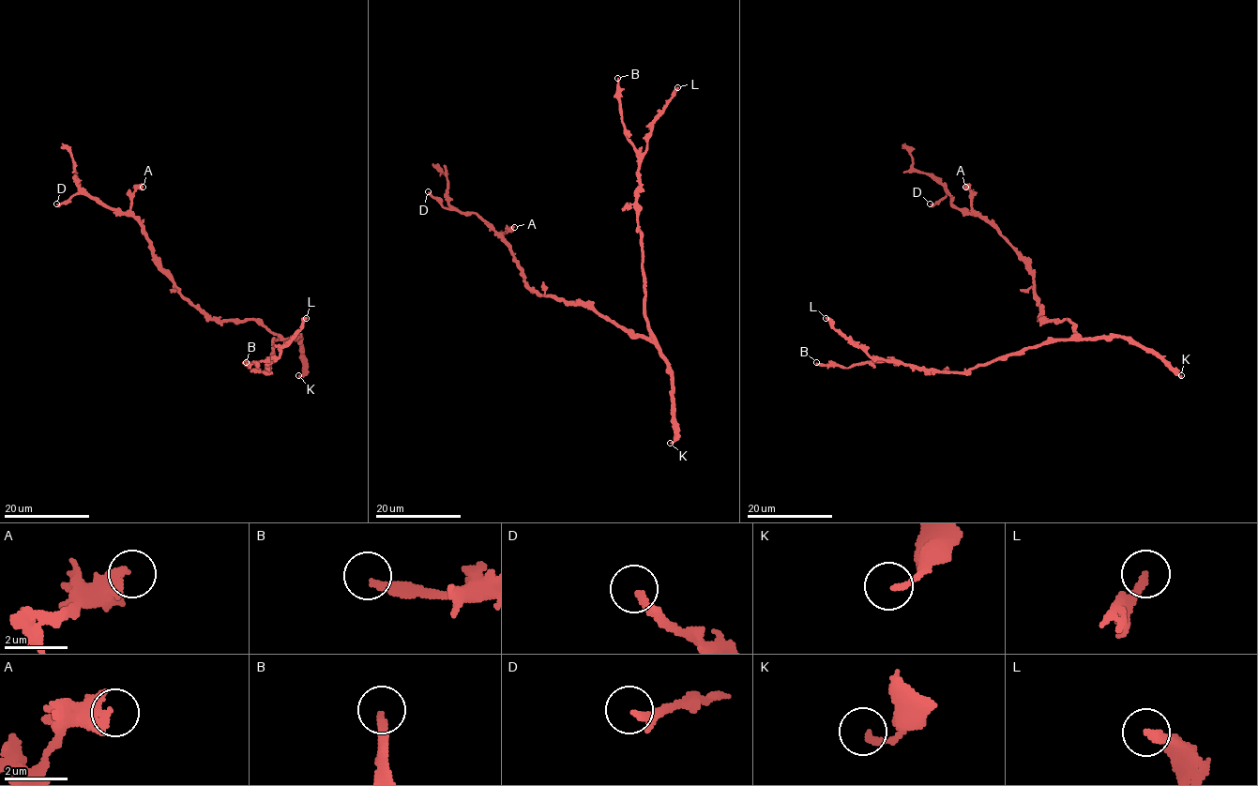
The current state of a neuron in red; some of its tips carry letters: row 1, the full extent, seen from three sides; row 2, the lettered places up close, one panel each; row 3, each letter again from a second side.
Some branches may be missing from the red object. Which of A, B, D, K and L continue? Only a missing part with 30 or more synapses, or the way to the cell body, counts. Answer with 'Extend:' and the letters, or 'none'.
Extend: B

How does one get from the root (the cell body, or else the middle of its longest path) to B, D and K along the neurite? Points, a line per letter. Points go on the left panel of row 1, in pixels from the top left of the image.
B: (243, 320), (259, 320), (279, 335), (266, 372), (265, 361), (253, 362), (249, 368), (246, 362)
D: (243, 320), (205, 316), (193, 306), (162, 267), (147, 234), (131, 215), (118, 213), (80, 193), (56, 204)
K: (243, 320), (259, 320), (282, 339), (300, 338), (303, 375), (298, 375)

